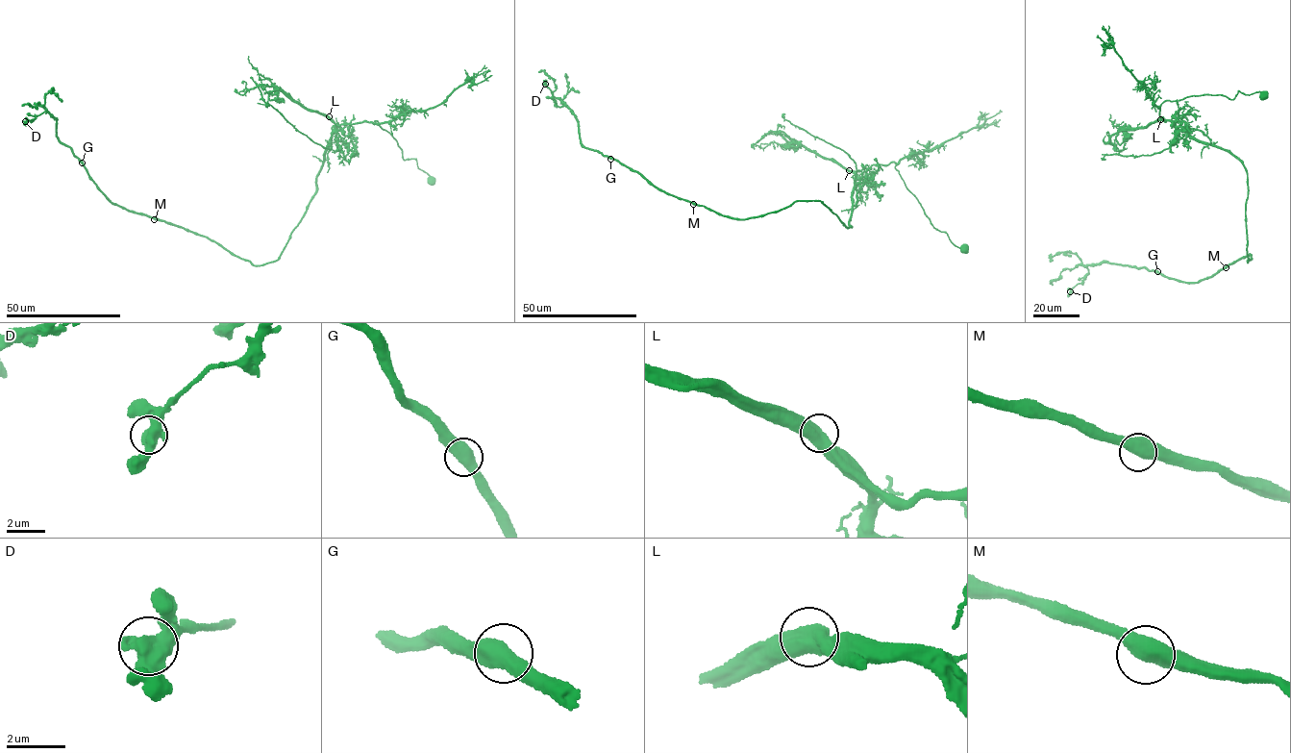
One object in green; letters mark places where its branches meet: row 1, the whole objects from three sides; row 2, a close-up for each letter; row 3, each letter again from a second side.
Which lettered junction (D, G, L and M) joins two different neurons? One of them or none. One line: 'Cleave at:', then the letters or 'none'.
Cleave at: L

